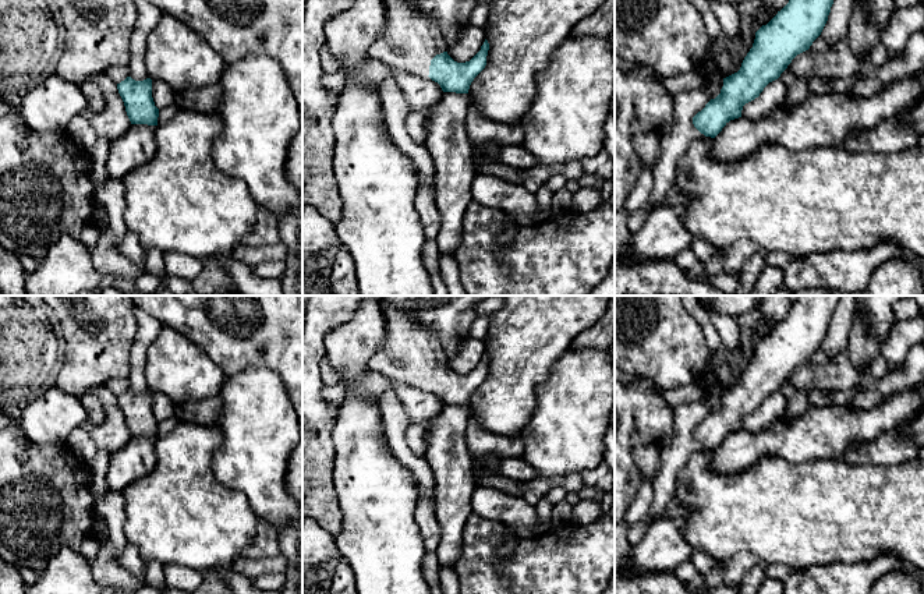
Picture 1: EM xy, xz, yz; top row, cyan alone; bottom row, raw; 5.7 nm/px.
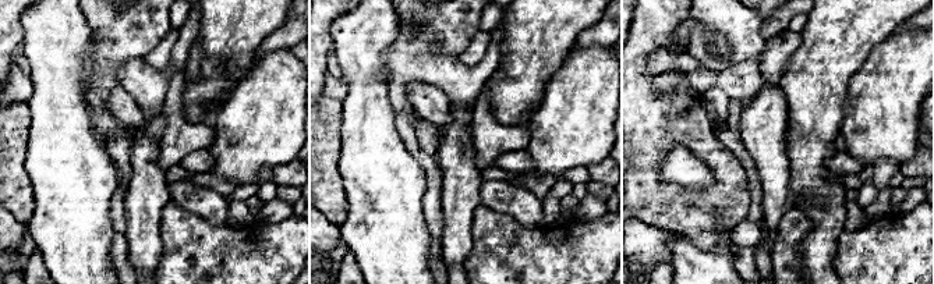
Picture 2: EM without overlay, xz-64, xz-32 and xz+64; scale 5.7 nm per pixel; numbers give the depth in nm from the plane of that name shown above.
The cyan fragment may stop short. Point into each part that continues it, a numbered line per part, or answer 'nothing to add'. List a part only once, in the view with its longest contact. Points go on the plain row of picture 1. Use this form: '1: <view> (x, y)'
1: xz (410, 352)

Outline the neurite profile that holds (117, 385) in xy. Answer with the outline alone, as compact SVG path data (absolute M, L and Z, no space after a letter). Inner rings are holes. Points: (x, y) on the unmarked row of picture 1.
M110 378L105 386L111 390L116 396L120 396L127 389L130 389L130 379L128 378Z

